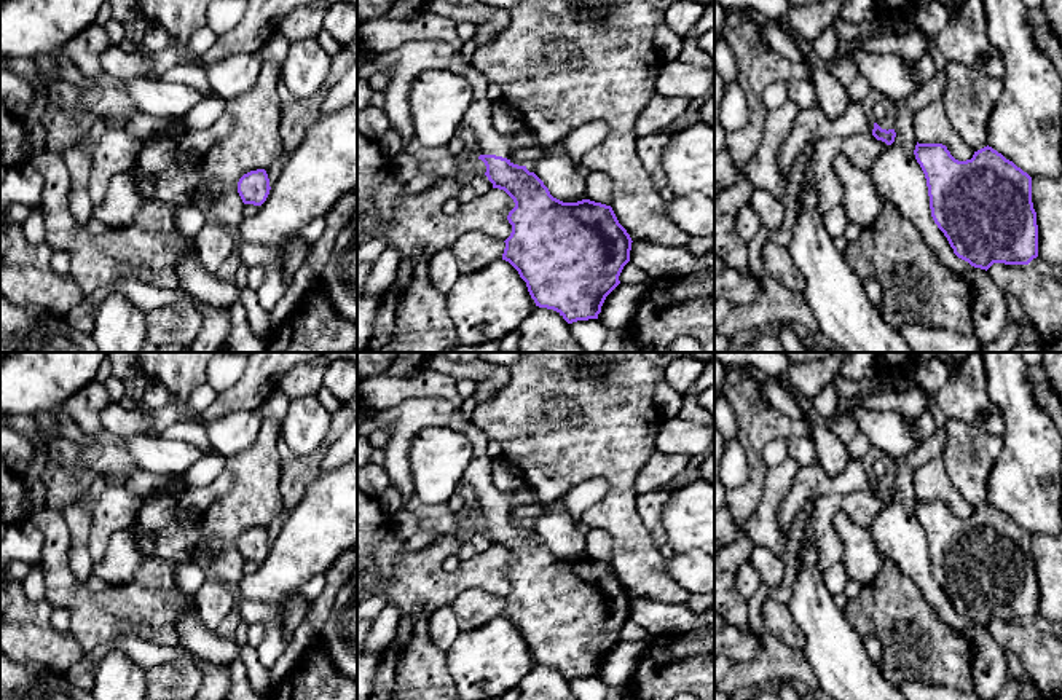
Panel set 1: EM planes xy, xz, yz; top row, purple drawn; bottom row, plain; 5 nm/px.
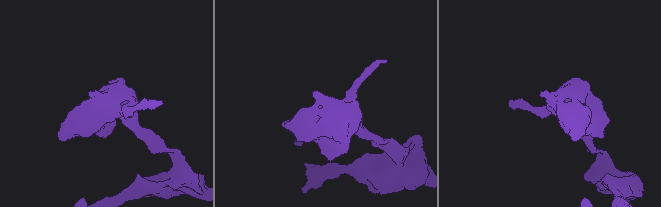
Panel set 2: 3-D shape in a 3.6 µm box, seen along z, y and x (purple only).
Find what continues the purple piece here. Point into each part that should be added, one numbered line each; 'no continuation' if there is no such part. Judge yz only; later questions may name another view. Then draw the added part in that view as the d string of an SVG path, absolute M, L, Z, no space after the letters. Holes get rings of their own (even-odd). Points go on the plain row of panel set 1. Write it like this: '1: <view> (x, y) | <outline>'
1: yz (810, 482) | M852 459L837 477L828 475L820 466L800 467L791 491L781 502L781 529L789 536L796 512L808 499L820 501L823 496L872 490L872 486L872 475L858 459Z

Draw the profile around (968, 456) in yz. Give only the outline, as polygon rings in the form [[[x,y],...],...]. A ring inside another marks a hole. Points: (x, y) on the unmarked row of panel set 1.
[[[960,418],[946,424],[947,442],[941,453],[954,488],[973,509],[987,504],[987,477],[1001,450],[1001,435],[985,432]]]

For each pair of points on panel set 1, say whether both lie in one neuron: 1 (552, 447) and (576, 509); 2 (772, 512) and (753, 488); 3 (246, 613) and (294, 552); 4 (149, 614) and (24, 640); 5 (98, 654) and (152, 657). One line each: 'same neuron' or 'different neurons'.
1: different neurons
2: different neurons
3: different neurons
4: different neurons
5: same neuron

